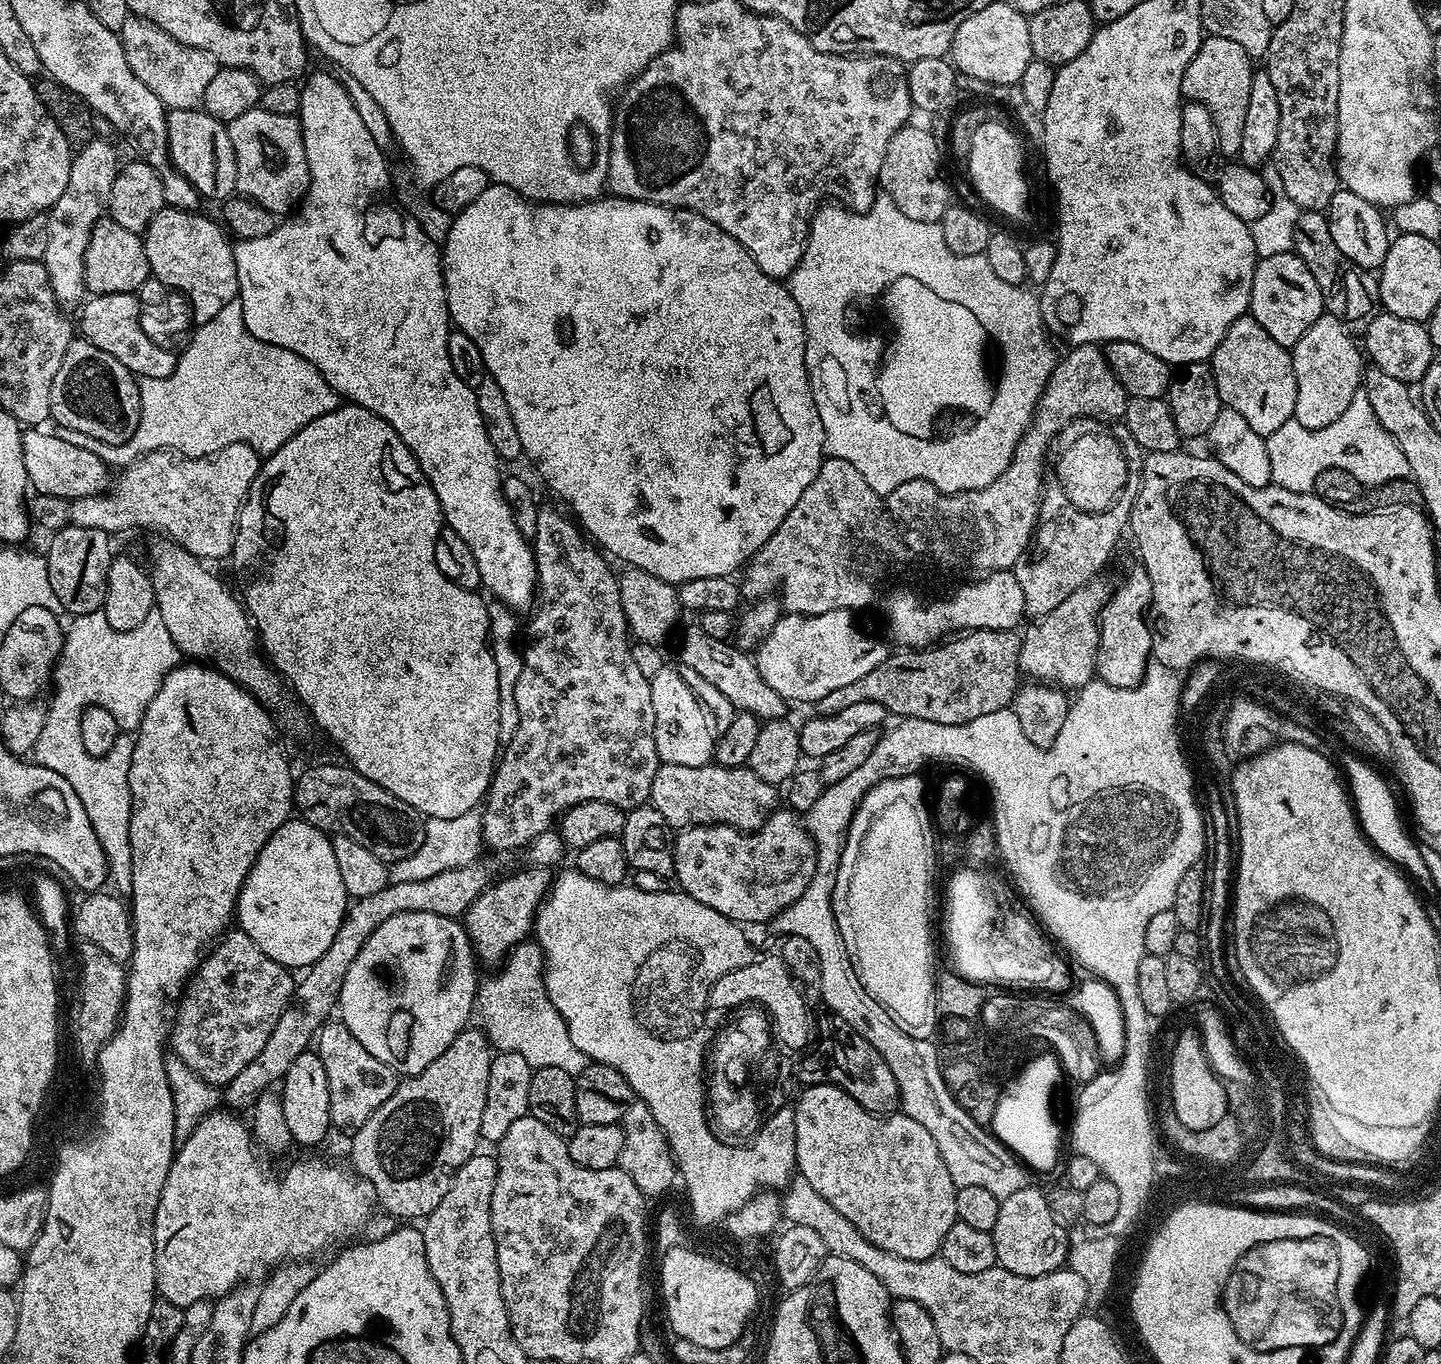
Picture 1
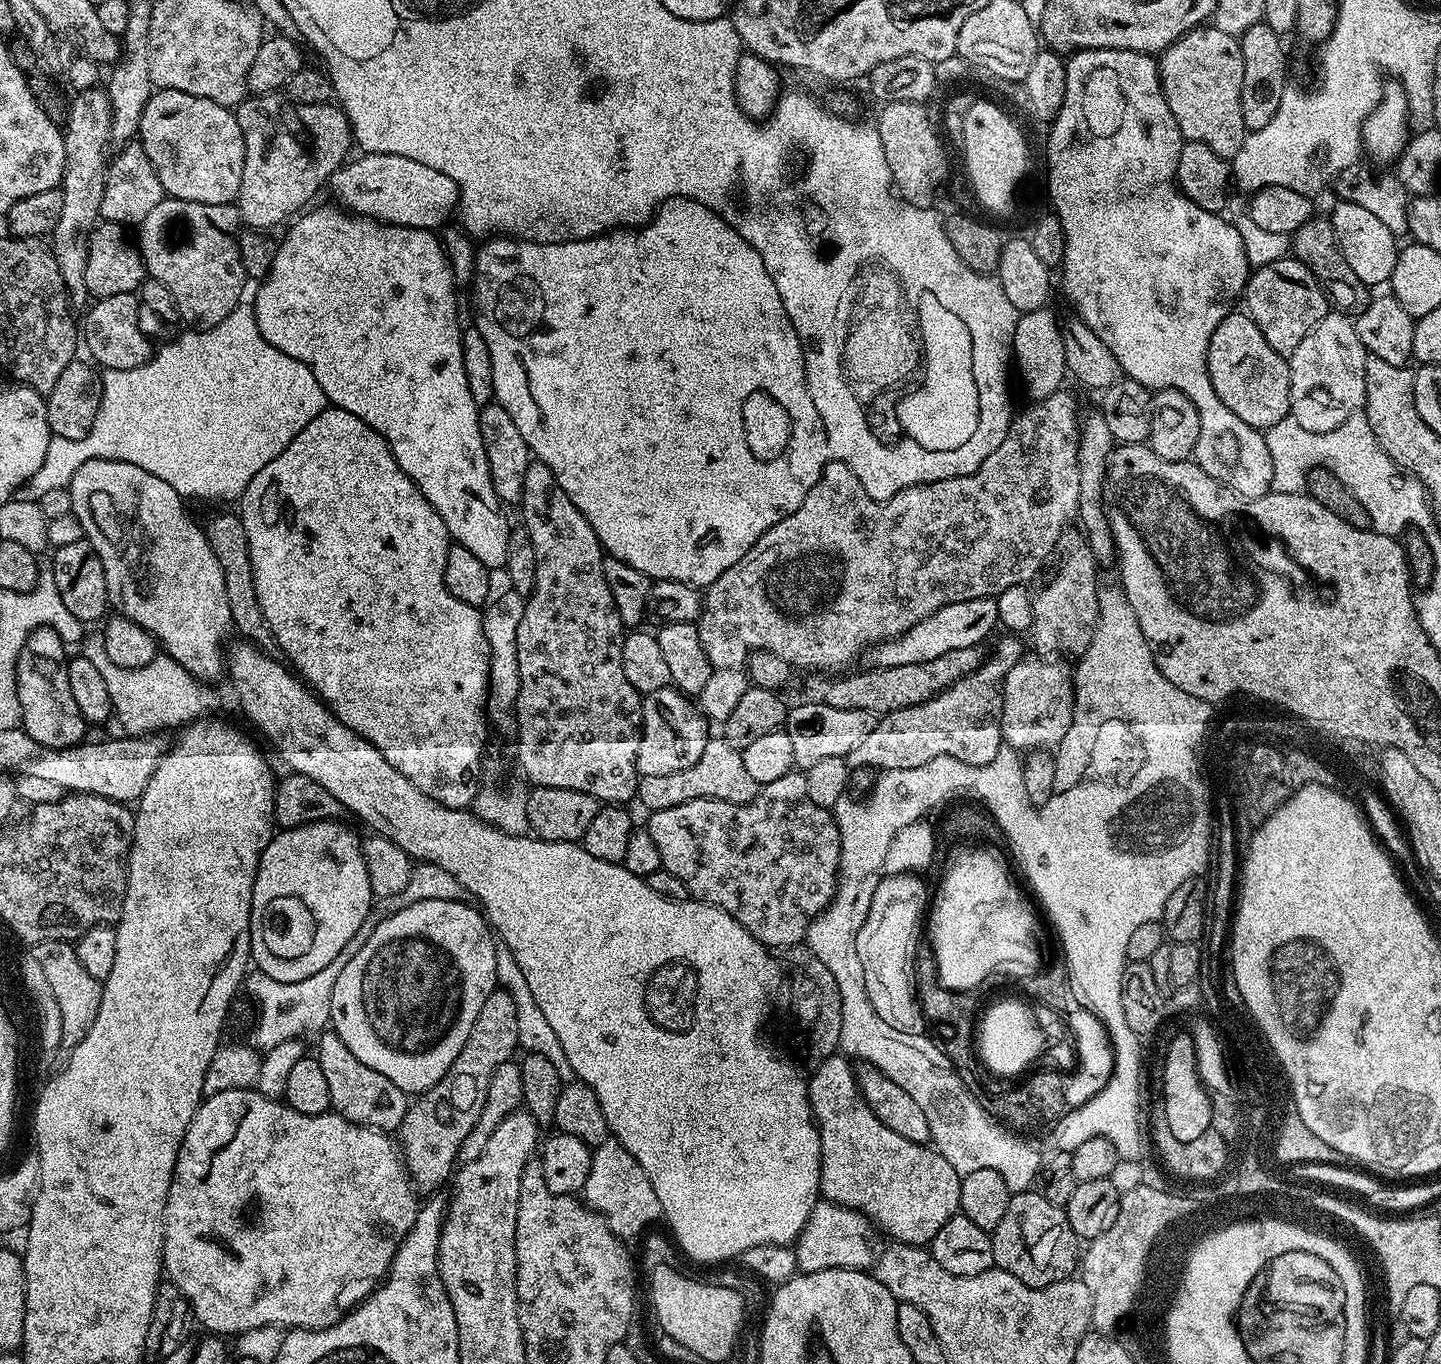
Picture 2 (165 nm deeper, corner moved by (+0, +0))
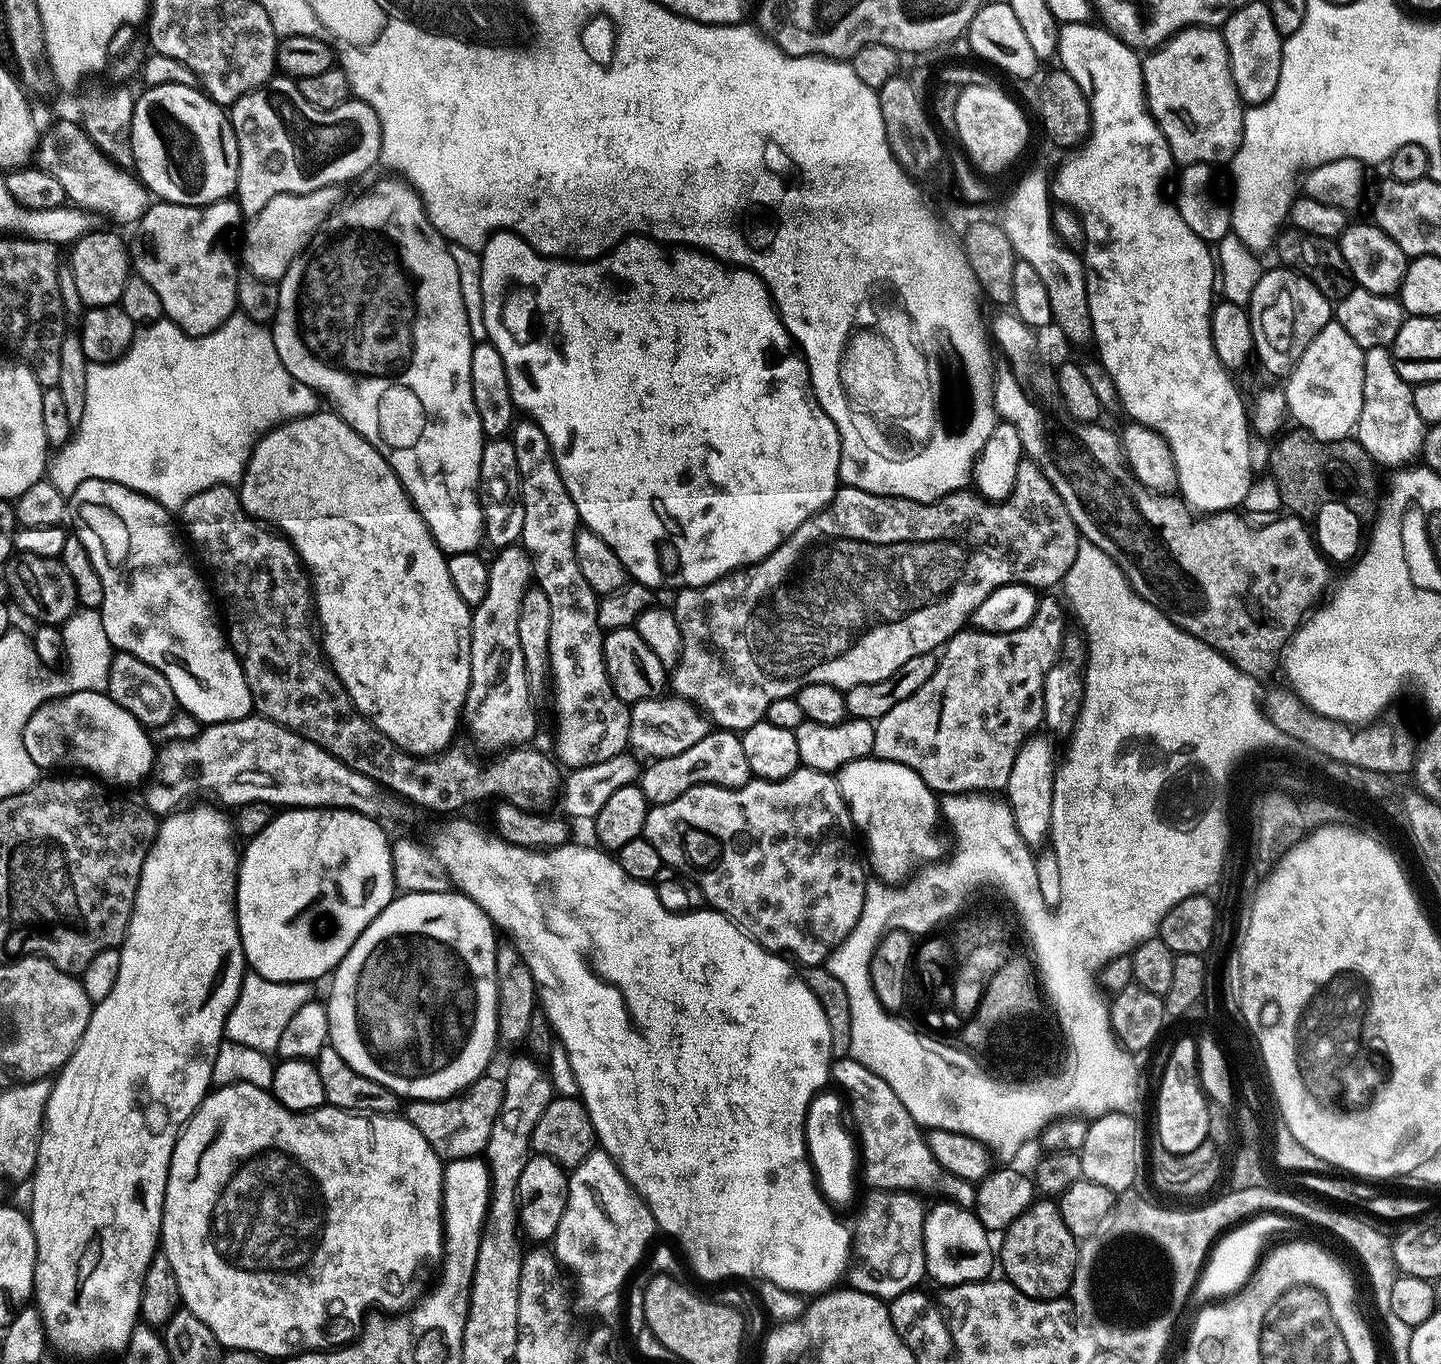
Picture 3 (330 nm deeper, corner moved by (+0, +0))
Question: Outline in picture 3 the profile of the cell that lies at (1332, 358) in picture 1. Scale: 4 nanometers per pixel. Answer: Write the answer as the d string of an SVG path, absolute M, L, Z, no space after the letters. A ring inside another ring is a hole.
M1330 322L1314 334L1314 342L1306 346L1302 358L1294 366L1294 370L1286 378L1288 385L1283 385L1282 391L1291 419L1299 427L1307 430L1316 440L1347 440L1356 431L1356 423L1362 414L1362 378L1364 377L1364 349L1346 334L1341 324Z

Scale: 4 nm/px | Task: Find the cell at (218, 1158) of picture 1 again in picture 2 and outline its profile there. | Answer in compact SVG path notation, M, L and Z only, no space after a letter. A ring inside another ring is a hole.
M251 1088L225 1090L221 1093L207 1097L201 1103L200 1109L194 1114L194 1118L190 1122L190 1126L186 1130L186 1138L182 1138L182 1146L176 1155L176 1165L174 1166L174 1174L170 1182L170 1190L168 1191L168 1201L166 1202L166 1210L164 1211L164 1266L163 1271L166 1273L167 1279L180 1287L182 1294L188 1299L188 1306L193 1317L200 1319L200 1324L212 1334L224 1334L220 1332L232 1332L239 1334L246 1331L254 1330L255 1327L276 1327L283 1330L291 1330L294 1328L328 1328L332 1324L337 1324L340 1317L345 1312L352 1311L357 1304L362 1303L365 1298L373 1292L374 1289L388 1275L388 1268L392 1264L392 1259L396 1253L397 1246L404 1241L406 1234L414 1226L416 1214L418 1211L417 1193L414 1191L414 1185L409 1177L408 1169L405 1168L401 1153L398 1151L397 1145L392 1144L387 1135L383 1132L376 1131L375 1128L363 1128L357 1124L351 1124L346 1118L333 1114L331 1111L323 1112L320 1116L307 1116L306 1114L298 1114L298 1110L294 1110L288 1104L280 1100L271 1100L264 1097L262 1093Z

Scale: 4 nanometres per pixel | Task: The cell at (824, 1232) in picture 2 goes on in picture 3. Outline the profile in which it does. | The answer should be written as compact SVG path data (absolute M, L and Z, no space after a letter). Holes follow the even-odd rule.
M872 1190L869 1191L869 1196L865 1198L864 1205L860 1208L860 1213L856 1216L856 1225L851 1225L850 1231L852 1234L852 1253L854 1259L846 1268L846 1284L849 1288L857 1288L859 1292L865 1292L871 1296L877 1296L879 1300L891 1302L894 1298L898 1298L898 1294L903 1292L913 1291L917 1287L916 1284L920 1279L925 1279L926 1273L924 1270L924 1214L926 1204L923 1204L919 1195L911 1192L889 1192L887 1190Z

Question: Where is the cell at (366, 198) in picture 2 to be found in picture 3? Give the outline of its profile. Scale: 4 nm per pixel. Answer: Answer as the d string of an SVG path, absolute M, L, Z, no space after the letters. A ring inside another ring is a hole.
M333 186L313 192L278 194L270 198L270 202L266 202L266 206L262 206L262 210L258 210L258 214L251 216L243 225L243 267L264 280L279 282L288 267L304 253L317 230L328 221L334 209L341 203L340 192L339 187Z

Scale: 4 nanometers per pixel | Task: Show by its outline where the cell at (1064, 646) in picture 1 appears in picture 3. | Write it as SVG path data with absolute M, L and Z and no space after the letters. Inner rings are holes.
M1033 735L1025 740L1014 758L1014 766L1010 770L1006 799L1014 814L1014 822L1018 834L1025 844L1036 846L1049 839L1052 827L1052 783L1056 780L1058 752L1052 749L1047 735Z

